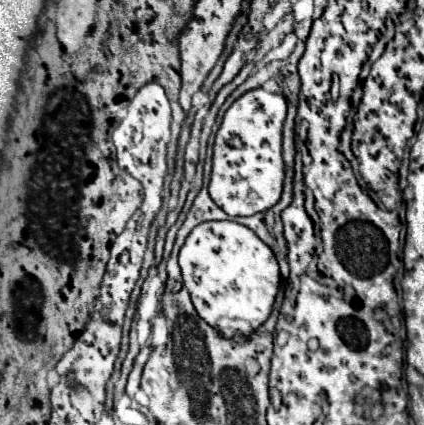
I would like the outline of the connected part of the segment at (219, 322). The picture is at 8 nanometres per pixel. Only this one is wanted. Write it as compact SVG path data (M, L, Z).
M203 222L191 230L179 252L182 281L197 308L199 316L211 324L223 336L249 338L249 334L261 326L273 308L279 290L279 264L271 248L247 228L247 250L243 254L241 240L245 240L245 228L237 222Z

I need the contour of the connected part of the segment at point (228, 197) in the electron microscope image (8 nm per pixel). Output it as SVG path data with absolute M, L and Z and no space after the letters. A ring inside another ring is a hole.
M263 88L249 90L225 112L213 144L209 196L229 216L253 216L257 212L269 210L279 200L285 166L281 135L285 114L285 98Z

